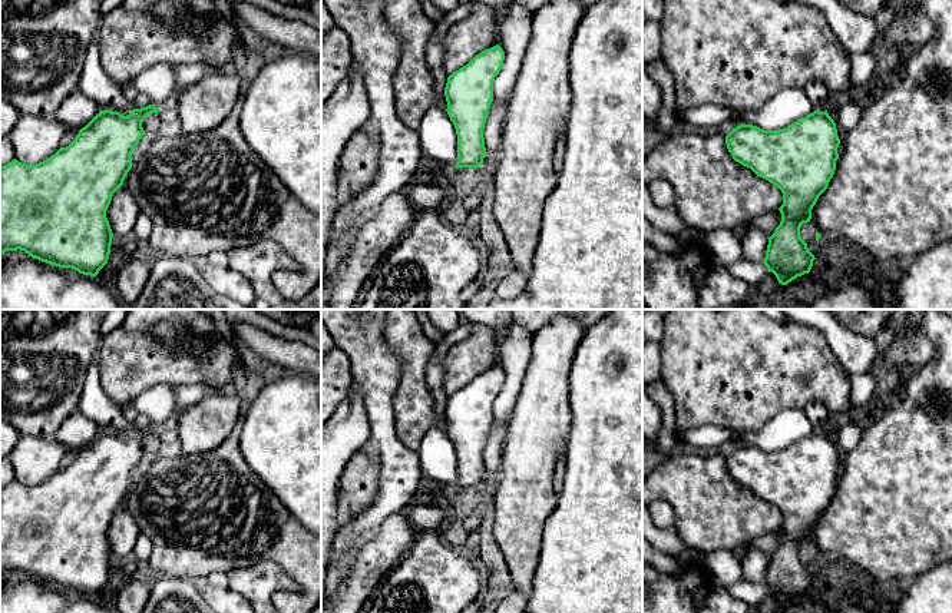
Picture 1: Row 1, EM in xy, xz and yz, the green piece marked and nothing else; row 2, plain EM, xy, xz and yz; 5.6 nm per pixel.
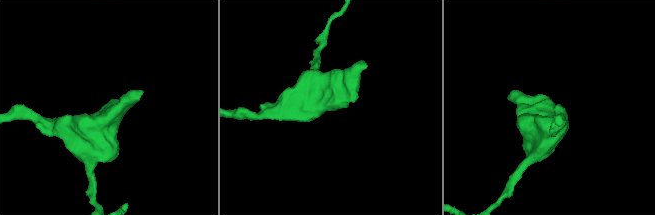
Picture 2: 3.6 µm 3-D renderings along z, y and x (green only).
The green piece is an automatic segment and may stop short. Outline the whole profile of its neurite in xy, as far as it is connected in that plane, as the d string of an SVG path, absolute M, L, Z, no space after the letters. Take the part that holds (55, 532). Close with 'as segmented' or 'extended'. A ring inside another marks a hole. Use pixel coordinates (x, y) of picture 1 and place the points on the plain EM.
M158 384L132 402L139 414L149 418L149 427L133 430L128 437L100 431L69 467L49 480L36 486L13 480L0 488L0 577L20 570L59 589L90 597L99 594L108 584L113 559L106 531L132 488L132 473L145 455L143 440L158 434L179 412L175 388Z; extended

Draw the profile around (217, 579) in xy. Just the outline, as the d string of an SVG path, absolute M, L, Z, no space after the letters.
M222 571L209 573L205 577L204 584L209 584L218 589L228 589L228 574Z

